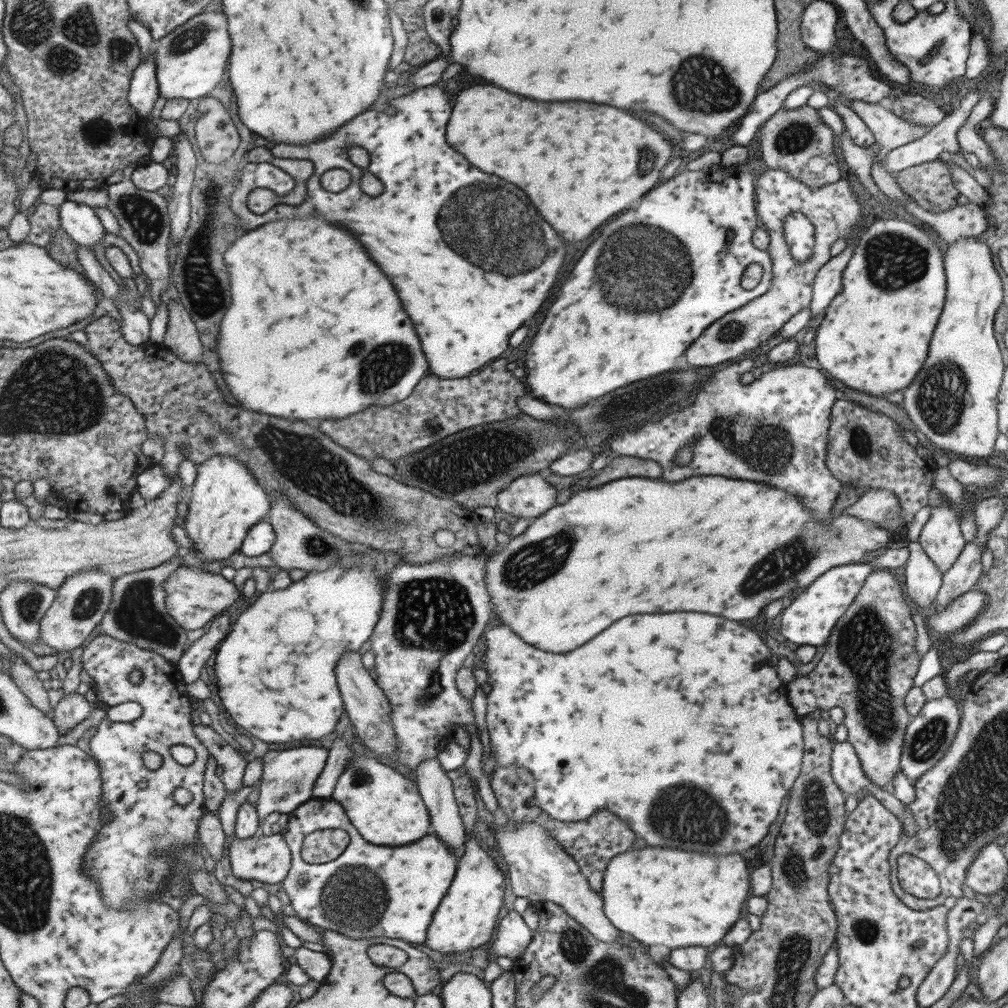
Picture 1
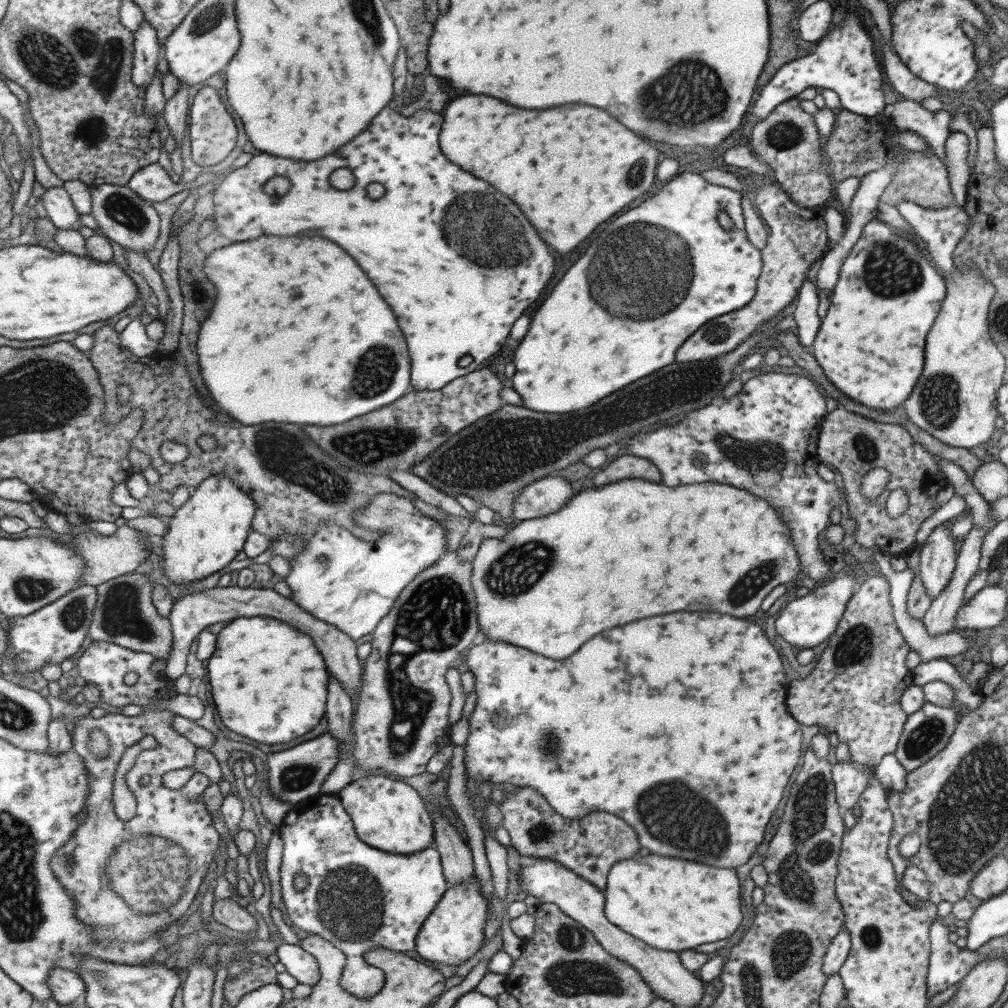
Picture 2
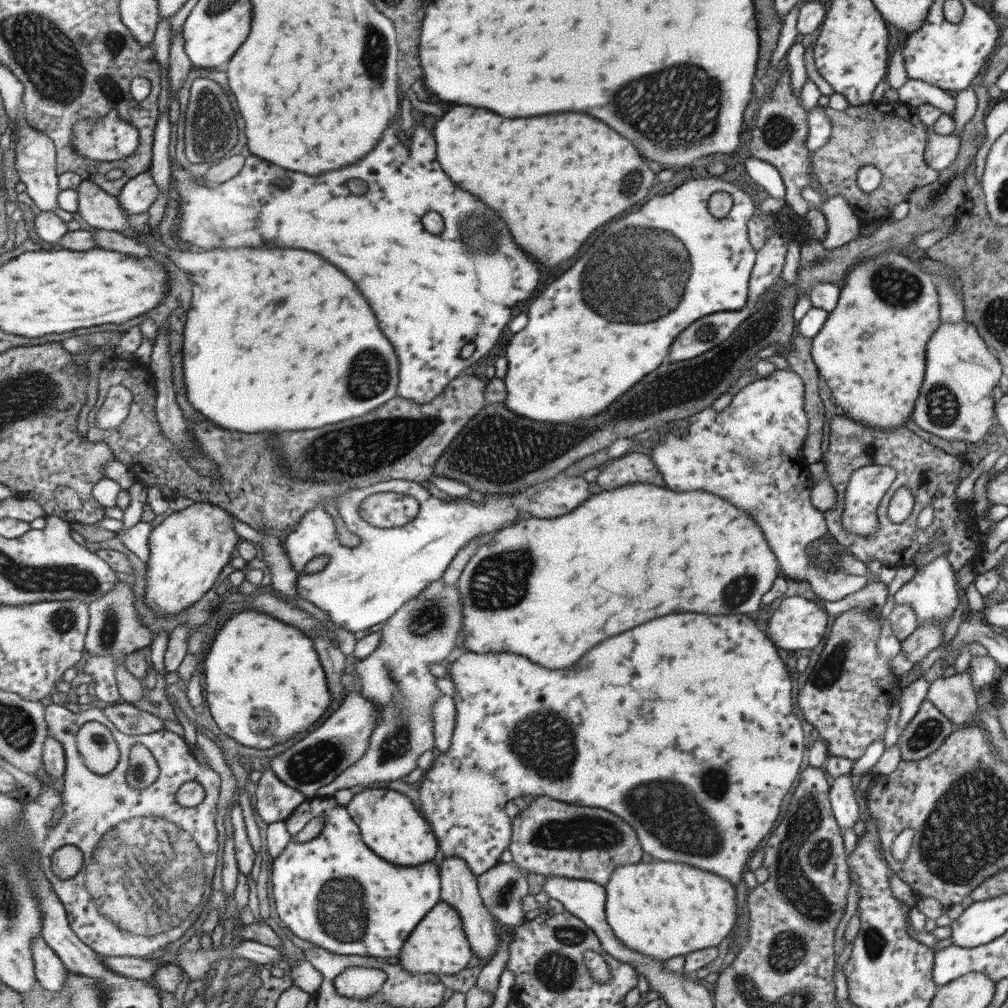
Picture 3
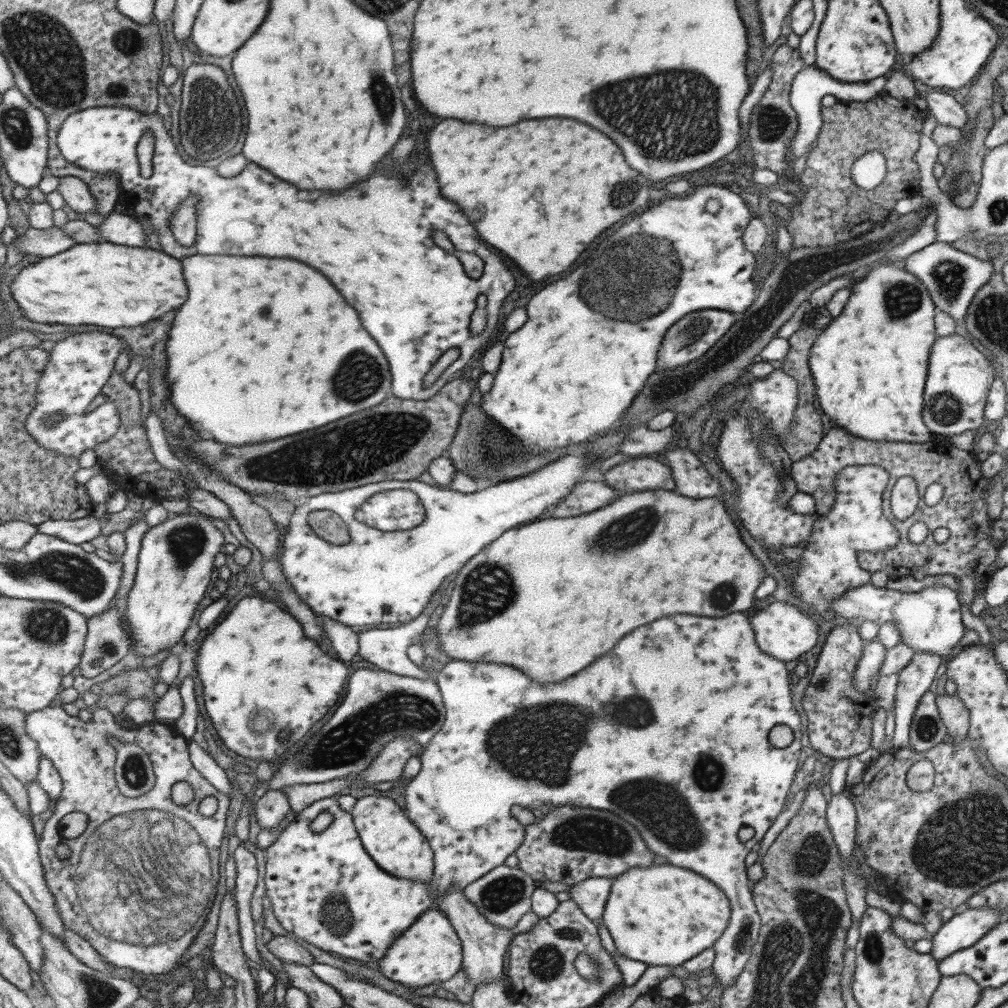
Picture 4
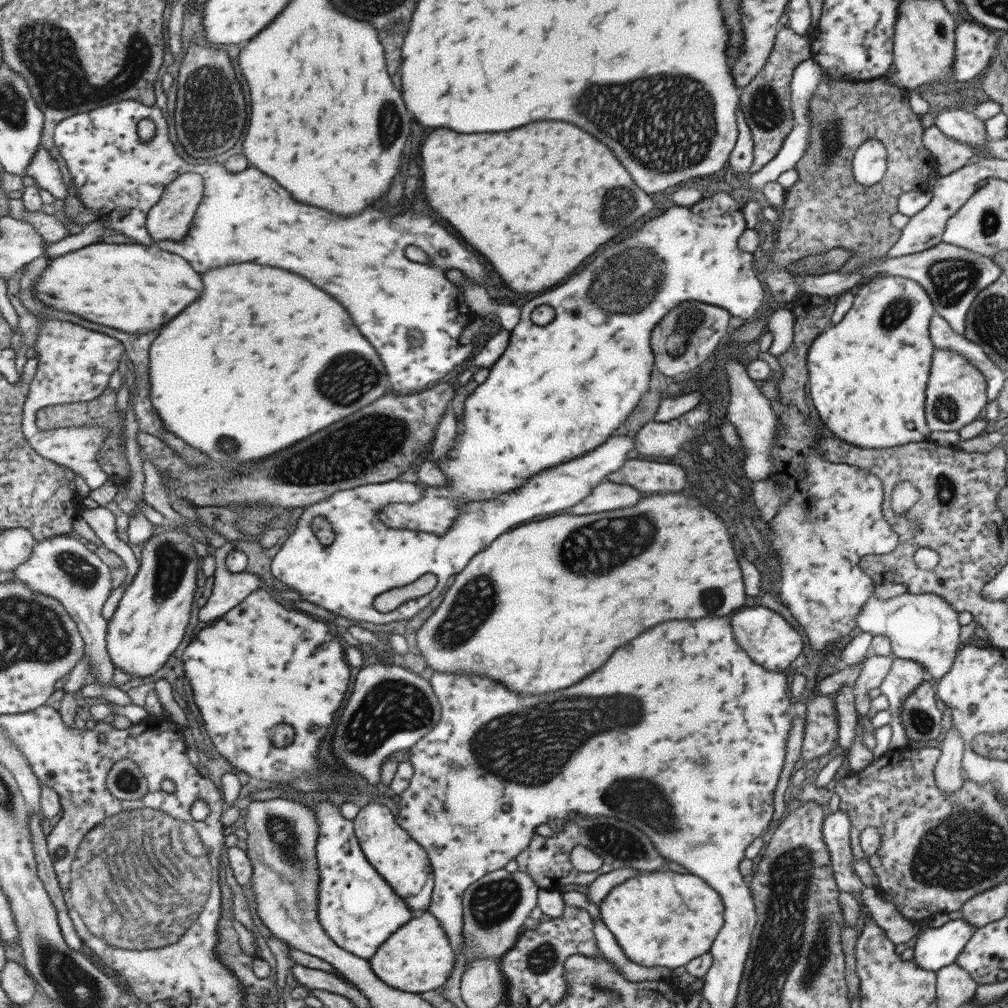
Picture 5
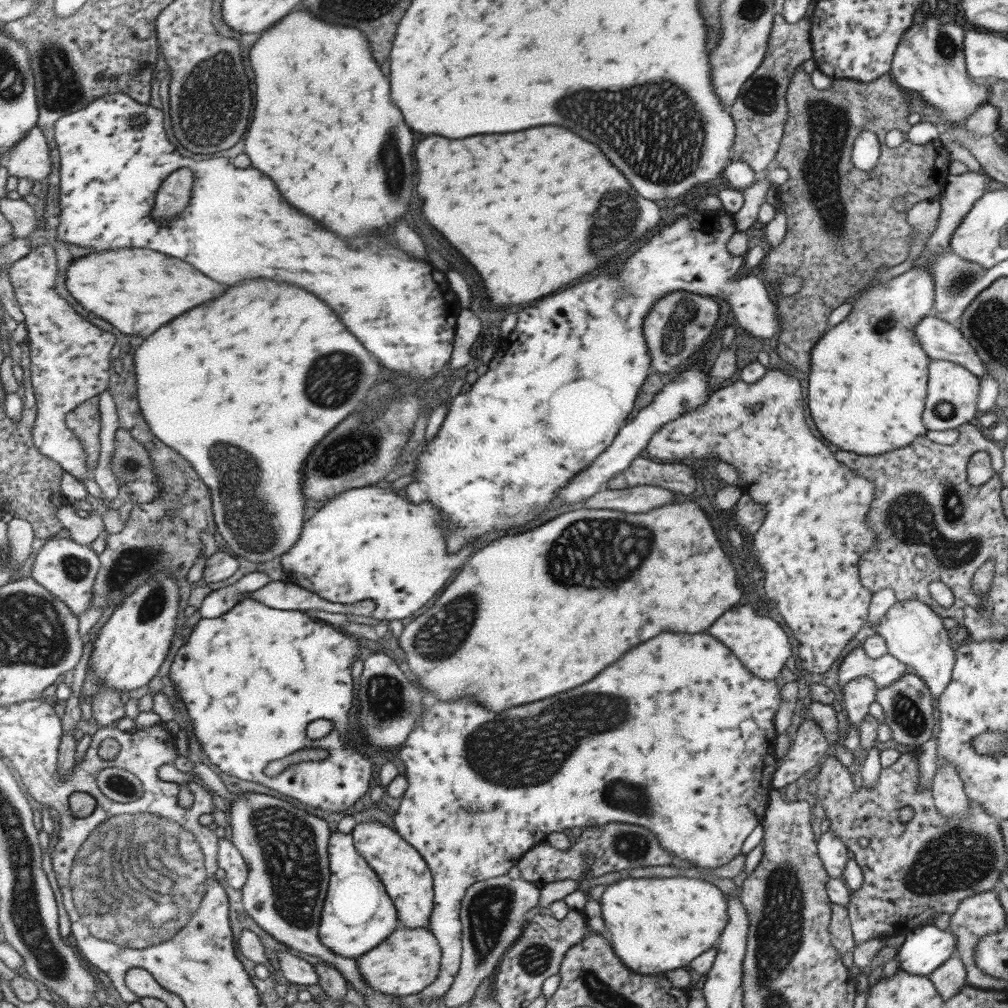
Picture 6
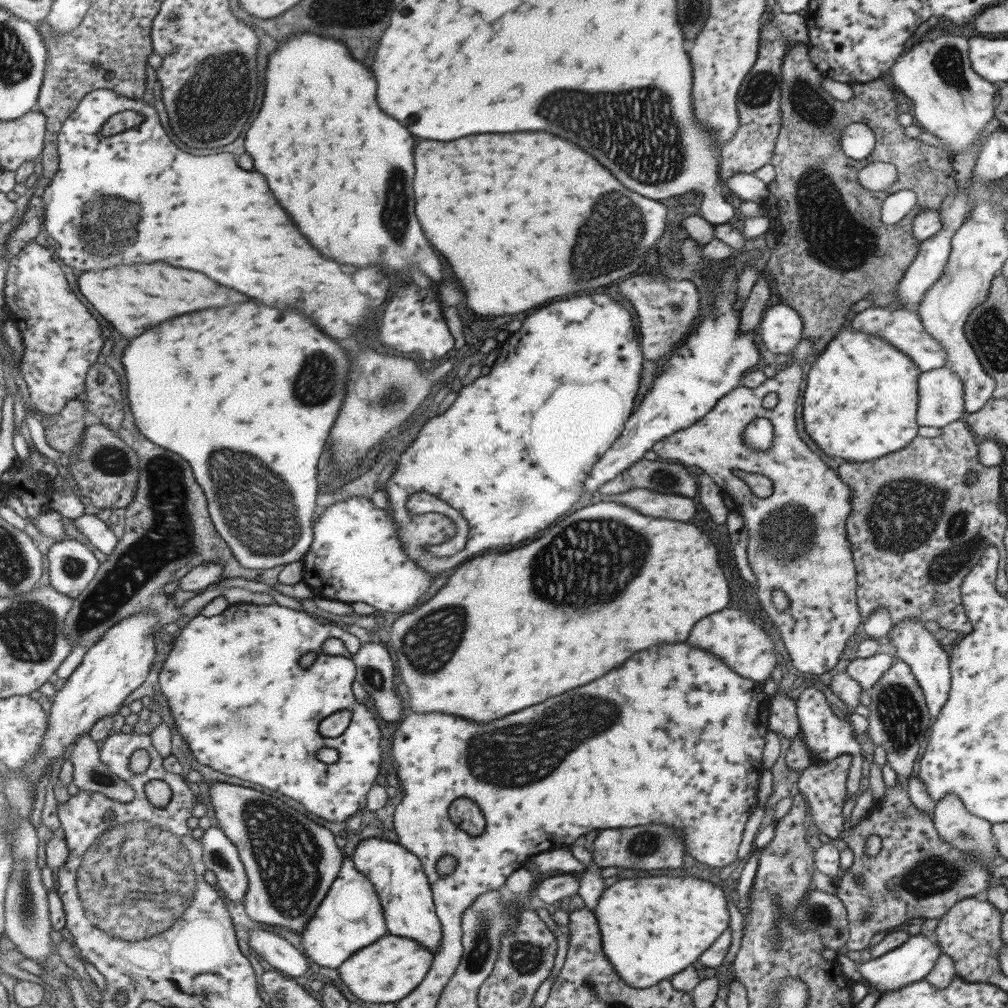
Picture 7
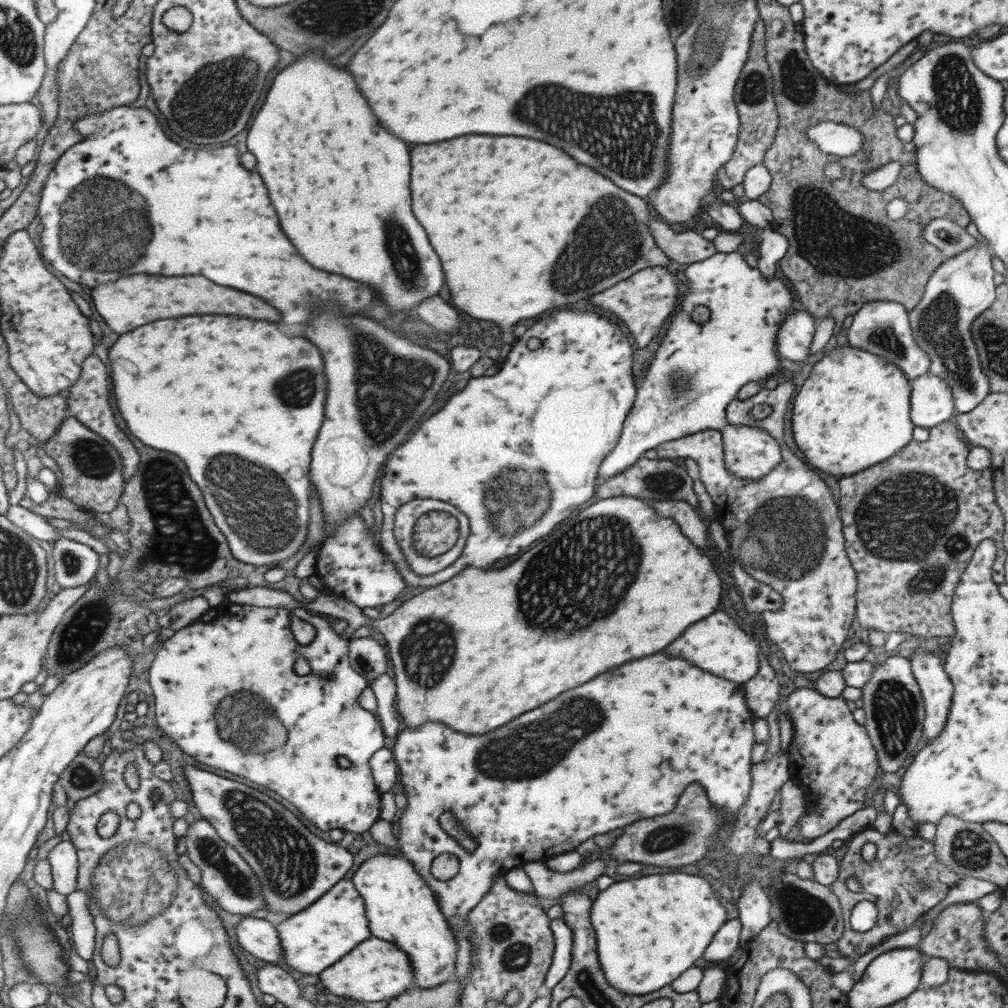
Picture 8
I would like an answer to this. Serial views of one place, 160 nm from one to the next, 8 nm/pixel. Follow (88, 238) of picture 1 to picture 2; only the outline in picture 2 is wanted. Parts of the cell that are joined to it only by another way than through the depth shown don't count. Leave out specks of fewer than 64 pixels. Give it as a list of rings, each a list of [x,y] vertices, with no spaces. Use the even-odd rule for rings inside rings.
[[[64,187],[47,189],[39,202],[43,202],[50,220],[61,230],[79,230],[81,213],[75,209],[73,198]]]

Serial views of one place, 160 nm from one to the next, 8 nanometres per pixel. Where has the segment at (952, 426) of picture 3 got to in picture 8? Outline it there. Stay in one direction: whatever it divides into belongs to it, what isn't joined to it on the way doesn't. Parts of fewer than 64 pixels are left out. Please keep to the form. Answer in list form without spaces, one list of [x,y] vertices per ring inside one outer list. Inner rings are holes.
[[[928,372],[910,382],[909,416],[913,426],[930,429],[956,414],[947,385]]]

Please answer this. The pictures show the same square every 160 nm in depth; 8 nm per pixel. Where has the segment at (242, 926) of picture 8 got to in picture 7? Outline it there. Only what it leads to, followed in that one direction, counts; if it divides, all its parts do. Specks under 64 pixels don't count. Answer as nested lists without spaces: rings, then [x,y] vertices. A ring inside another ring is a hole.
[[[254,928],[250,932],[250,946],[275,970],[288,978],[303,975],[309,967],[303,954],[287,940],[269,930]]]

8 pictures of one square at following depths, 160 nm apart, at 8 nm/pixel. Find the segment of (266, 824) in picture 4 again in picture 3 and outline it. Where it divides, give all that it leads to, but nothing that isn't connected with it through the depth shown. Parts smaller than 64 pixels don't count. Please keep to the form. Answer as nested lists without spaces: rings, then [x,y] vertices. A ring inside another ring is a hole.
[[[270,769],[256,789],[256,812],[270,825],[271,822],[285,820],[306,799],[303,793],[279,781]]]

